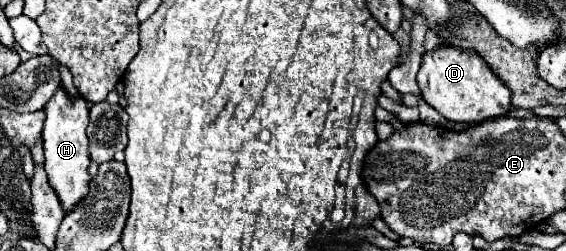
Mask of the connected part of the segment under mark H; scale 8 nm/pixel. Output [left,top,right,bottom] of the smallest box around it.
[43,88,91,212]

